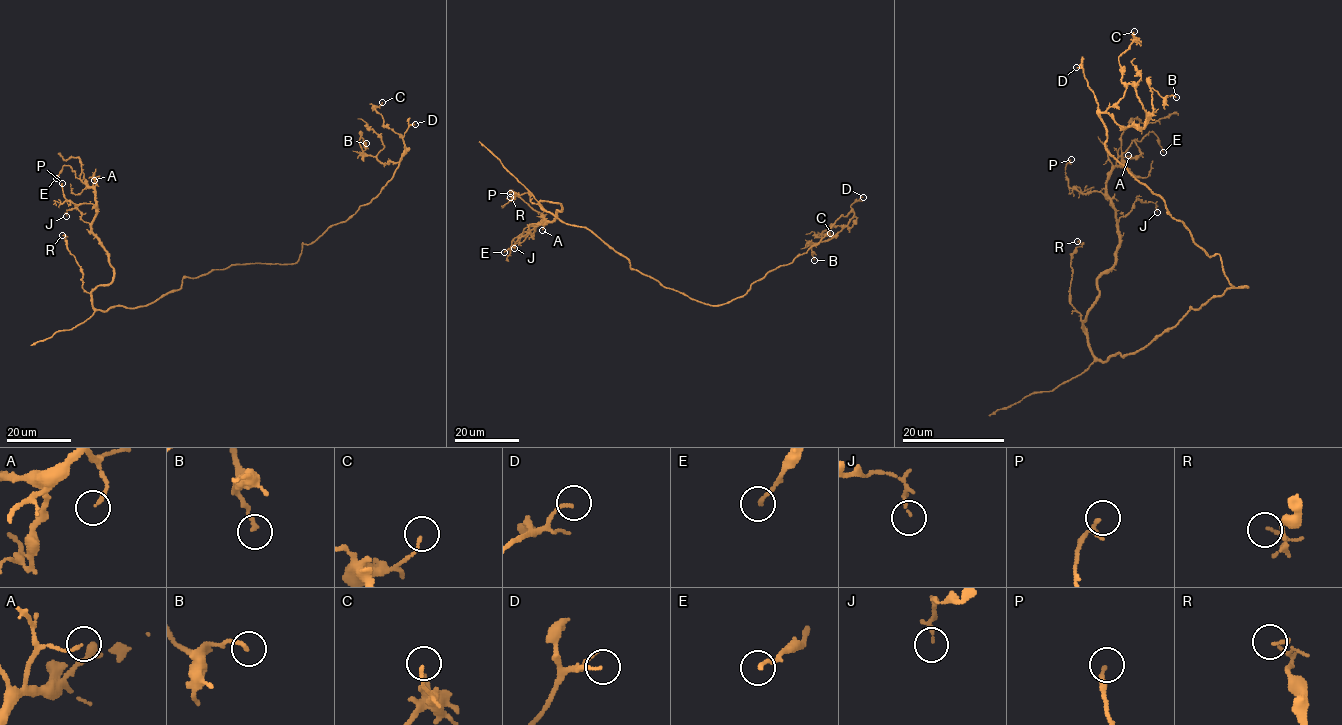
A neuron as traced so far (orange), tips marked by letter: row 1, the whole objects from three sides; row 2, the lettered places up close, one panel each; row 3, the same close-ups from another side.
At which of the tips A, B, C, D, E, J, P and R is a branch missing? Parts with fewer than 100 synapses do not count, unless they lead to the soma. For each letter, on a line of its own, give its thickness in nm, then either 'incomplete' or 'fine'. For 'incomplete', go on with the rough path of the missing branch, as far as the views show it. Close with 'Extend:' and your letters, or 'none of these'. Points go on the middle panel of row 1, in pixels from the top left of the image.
A: calibre 110 nm; fine
B: calibre 160 nm; fine
C: calibre 100 nm; fine
D: calibre 130 nm; fine
E: calibre 140 nm; fine
J: calibre 110 nm; fine
P: calibre 200 nm; fine
R: calibre 120 nm; fine
Extend: none of these

